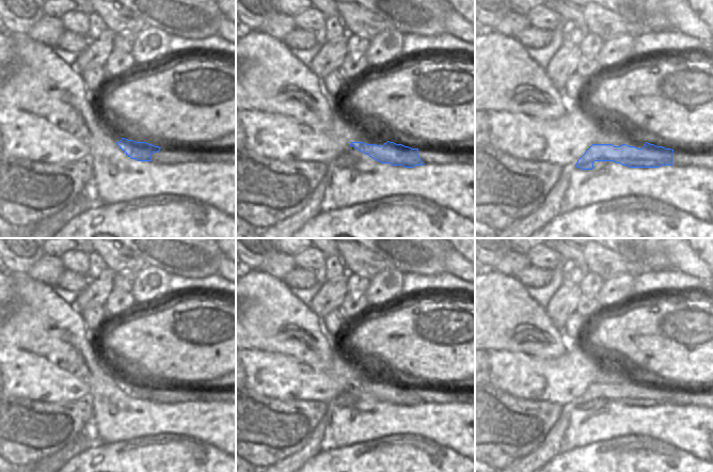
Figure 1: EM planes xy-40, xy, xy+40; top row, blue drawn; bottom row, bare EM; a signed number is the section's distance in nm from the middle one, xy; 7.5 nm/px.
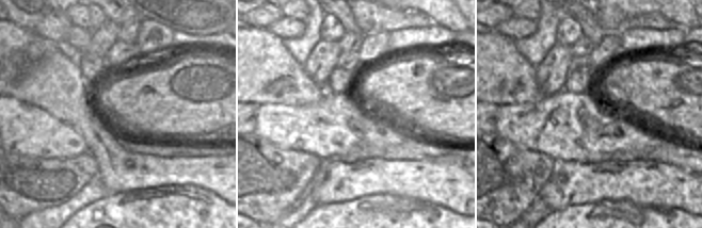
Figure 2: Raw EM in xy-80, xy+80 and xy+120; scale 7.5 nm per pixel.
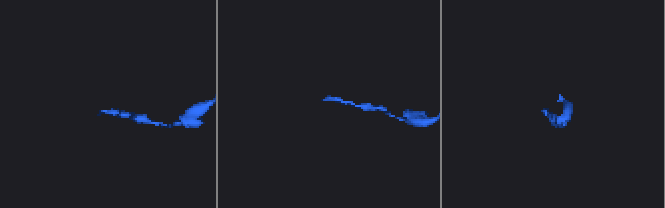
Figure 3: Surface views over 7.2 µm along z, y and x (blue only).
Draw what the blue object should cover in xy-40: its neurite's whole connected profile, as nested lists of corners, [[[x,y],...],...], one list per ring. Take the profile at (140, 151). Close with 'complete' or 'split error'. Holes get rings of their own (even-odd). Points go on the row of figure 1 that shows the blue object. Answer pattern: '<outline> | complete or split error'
[[[122,138],[116,144],[128,157],[138,161],[152,161],[152,154],[161,148],[146,142],[136,142],[125,138]]] | complete

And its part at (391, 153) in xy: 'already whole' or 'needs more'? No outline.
already whole

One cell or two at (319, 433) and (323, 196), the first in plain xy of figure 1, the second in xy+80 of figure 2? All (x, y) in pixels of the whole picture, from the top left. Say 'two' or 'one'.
two

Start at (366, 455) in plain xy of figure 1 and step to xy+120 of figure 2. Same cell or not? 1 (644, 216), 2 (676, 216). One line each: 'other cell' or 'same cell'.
1: same cell
2: same cell

